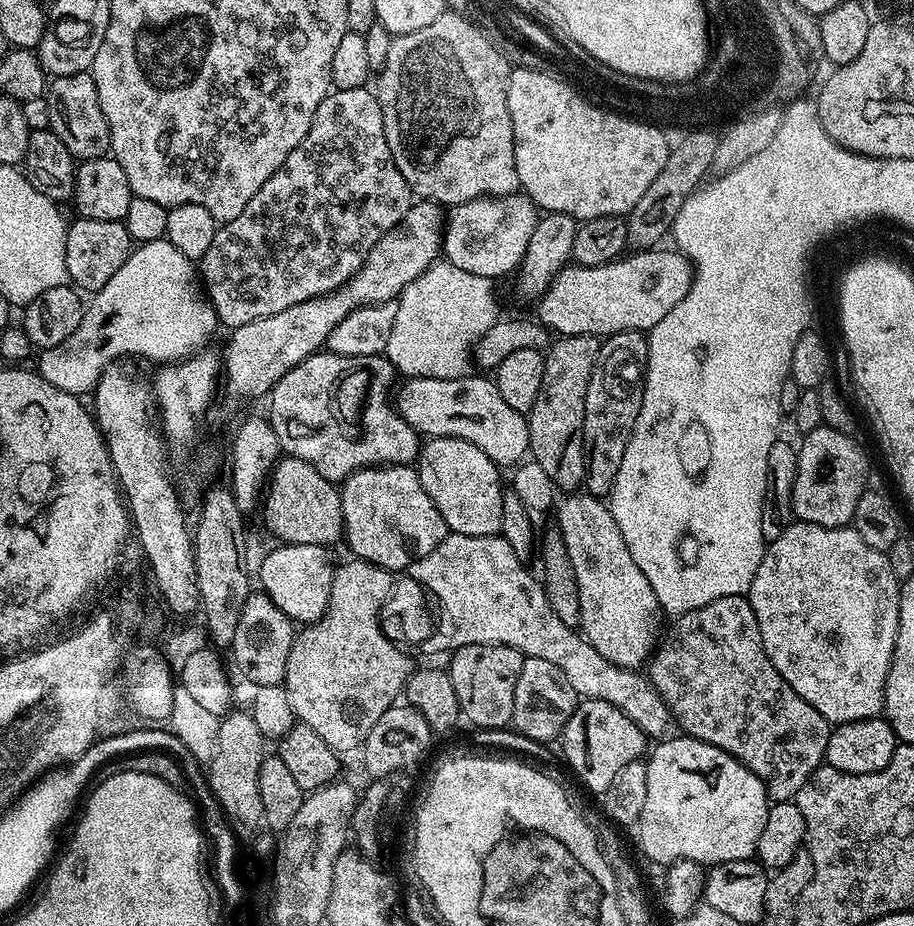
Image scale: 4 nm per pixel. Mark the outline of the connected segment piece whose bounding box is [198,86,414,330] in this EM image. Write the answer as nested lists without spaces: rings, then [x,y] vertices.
[[[371,87],[355,88],[354,90],[342,90],[337,88],[328,93],[327,98],[318,106],[314,114],[314,122],[302,138],[302,142],[286,158],[284,165],[279,168],[246,202],[246,210],[238,214],[238,218],[223,221],[217,227],[214,234],[214,242],[210,242],[210,250],[198,261],[199,275],[202,277],[203,287],[206,289],[206,295],[216,310],[217,321],[221,325],[228,327],[228,330],[241,328],[244,324],[254,322],[258,318],[266,318],[270,314],[282,314],[282,310],[290,310],[290,306],[298,306],[298,302],[306,302],[312,298],[324,296],[336,288],[342,287],[343,284],[351,280],[352,275],[364,264],[364,259],[374,250],[374,246],[386,235],[387,232],[403,225],[404,216],[408,213],[409,208],[414,203],[414,193],[409,188],[406,178],[398,170],[394,158],[390,154],[390,146],[386,142],[386,130],[382,122],[382,106],[378,102],[375,91]]]

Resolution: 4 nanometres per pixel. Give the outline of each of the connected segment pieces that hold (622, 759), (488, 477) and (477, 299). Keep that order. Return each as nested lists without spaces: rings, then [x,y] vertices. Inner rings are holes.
[[[584,700],[577,703],[562,733],[564,756],[580,775],[580,780],[592,792],[603,794],[614,778],[630,762],[645,755],[646,737],[642,729],[622,709],[604,700]]]
[[[433,436],[425,439],[418,453],[418,471],[422,486],[426,494],[430,494],[438,514],[442,514],[449,533],[457,532],[463,536],[494,536],[500,532],[505,491],[502,485],[500,486],[501,469],[485,452],[478,450],[478,446],[453,436]]]
[[[437,262],[427,268],[410,286],[400,292],[396,305],[398,314],[394,314],[394,330],[390,330],[387,358],[401,377],[425,376],[426,378],[442,378],[453,380],[469,371],[470,353],[474,345],[480,341],[482,334],[490,330],[498,319],[496,313],[496,288],[487,276],[470,274],[466,270],[458,270],[458,266],[447,262]]]

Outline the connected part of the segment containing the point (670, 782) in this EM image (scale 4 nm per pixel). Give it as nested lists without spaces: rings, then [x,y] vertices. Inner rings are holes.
[[[676,734],[673,740],[664,740],[647,757],[646,760],[646,802],[642,805],[642,814],[638,821],[640,828],[640,848],[656,864],[667,866],[676,860],[689,860],[705,866],[721,864],[722,862],[738,862],[751,860],[756,855],[758,838],[762,835],[762,826],[766,826],[766,814],[770,807],[768,787],[750,771],[742,762],[738,762],[730,754],[726,754],[718,746],[710,746],[706,742],[696,740],[687,734]]]

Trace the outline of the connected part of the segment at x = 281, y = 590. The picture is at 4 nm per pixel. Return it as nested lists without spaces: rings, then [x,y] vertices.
[[[281,543],[280,548],[268,553],[260,566],[260,580],[264,586],[265,595],[269,596],[273,602],[288,618],[301,624],[316,623],[324,616],[328,609],[329,594],[333,584],[333,574],[335,565],[328,554],[329,549],[322,544],[285,544]]]

